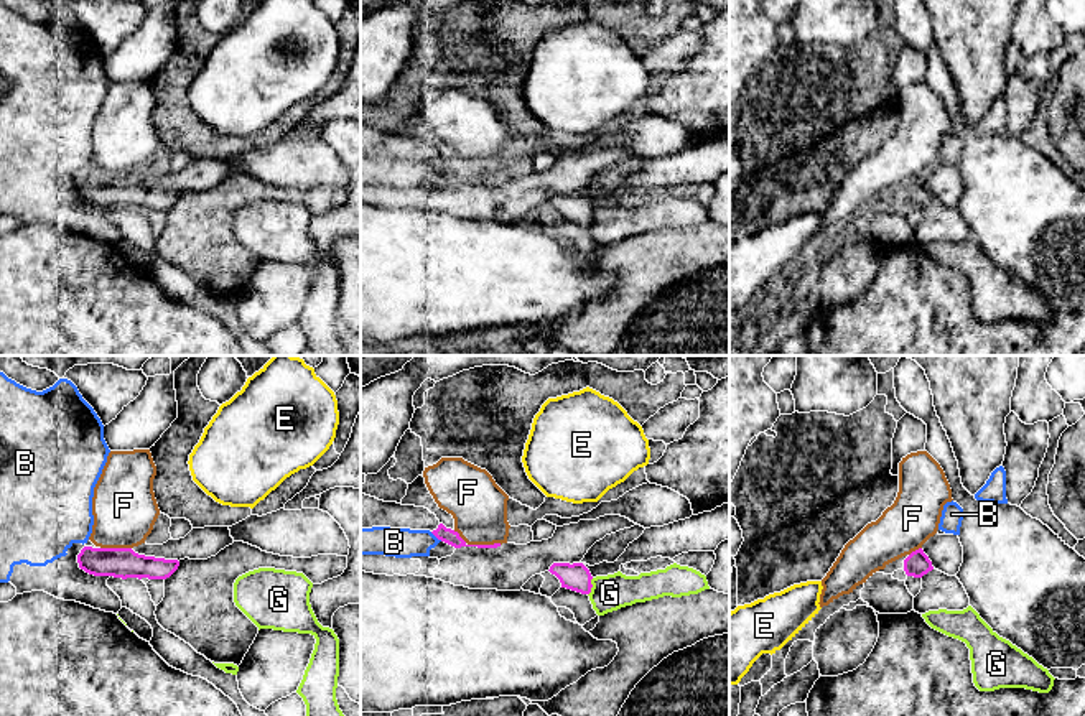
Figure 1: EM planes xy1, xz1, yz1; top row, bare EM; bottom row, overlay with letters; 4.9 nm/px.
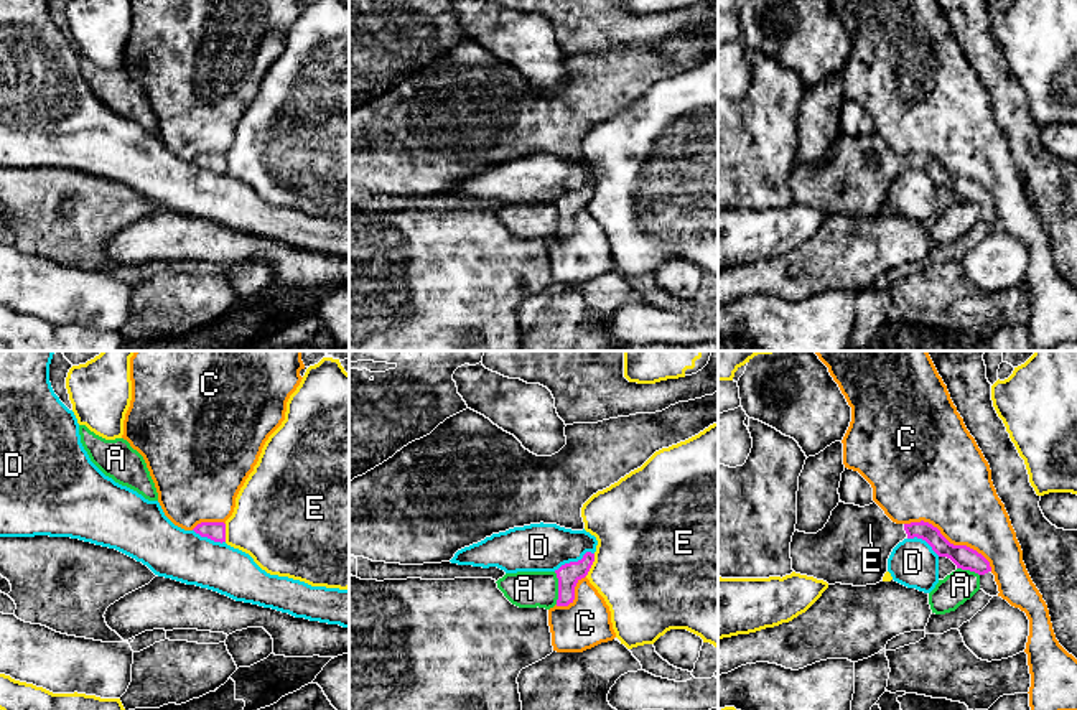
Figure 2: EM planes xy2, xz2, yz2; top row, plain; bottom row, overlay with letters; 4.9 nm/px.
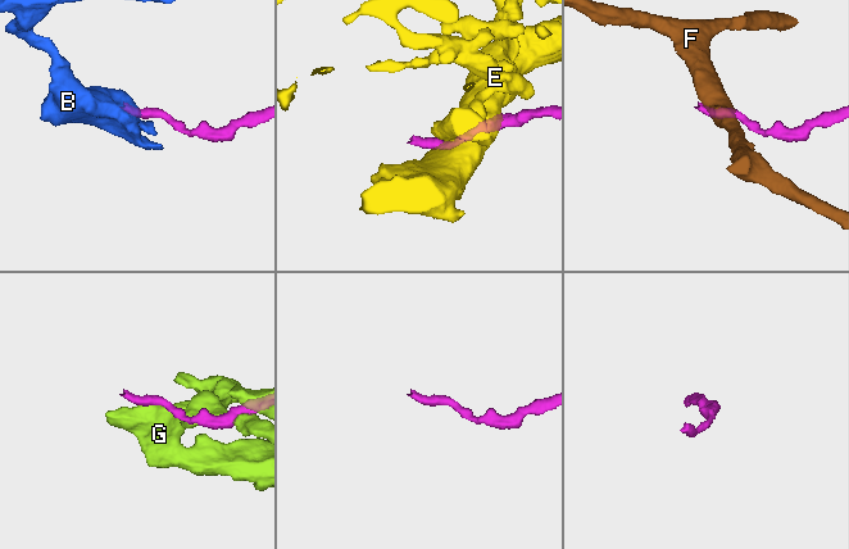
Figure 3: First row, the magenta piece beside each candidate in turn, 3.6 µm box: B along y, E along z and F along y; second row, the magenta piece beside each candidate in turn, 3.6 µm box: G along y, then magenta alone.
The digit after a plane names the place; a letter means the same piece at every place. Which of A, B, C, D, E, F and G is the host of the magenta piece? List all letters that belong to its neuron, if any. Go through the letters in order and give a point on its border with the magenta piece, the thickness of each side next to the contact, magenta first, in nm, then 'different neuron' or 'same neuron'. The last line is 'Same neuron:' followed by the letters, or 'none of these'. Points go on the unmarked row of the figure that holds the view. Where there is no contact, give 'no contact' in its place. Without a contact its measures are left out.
A: contact xz2 (559, 219); calibres 110 and 180 nm; different neuron
B: contact xz1 (437, 168); calibres 70 and 140 nm; different neuron
C: contact yz2 (949, 173); calibres 110 and 380 nm; different neuron
D: contact xz2 (573, 193); calibres 110 and 240 nm; different neuron
E: contact xz2 (592, 195); calibres 110 and 480 nm; different neuron
F: contact xz1 (478, 176); calibres 70 and 280 nm; different neuron
G: contact xz1 (591, 218); calibres 140 and 180 nm; different neuron
Same neuron: none of these

